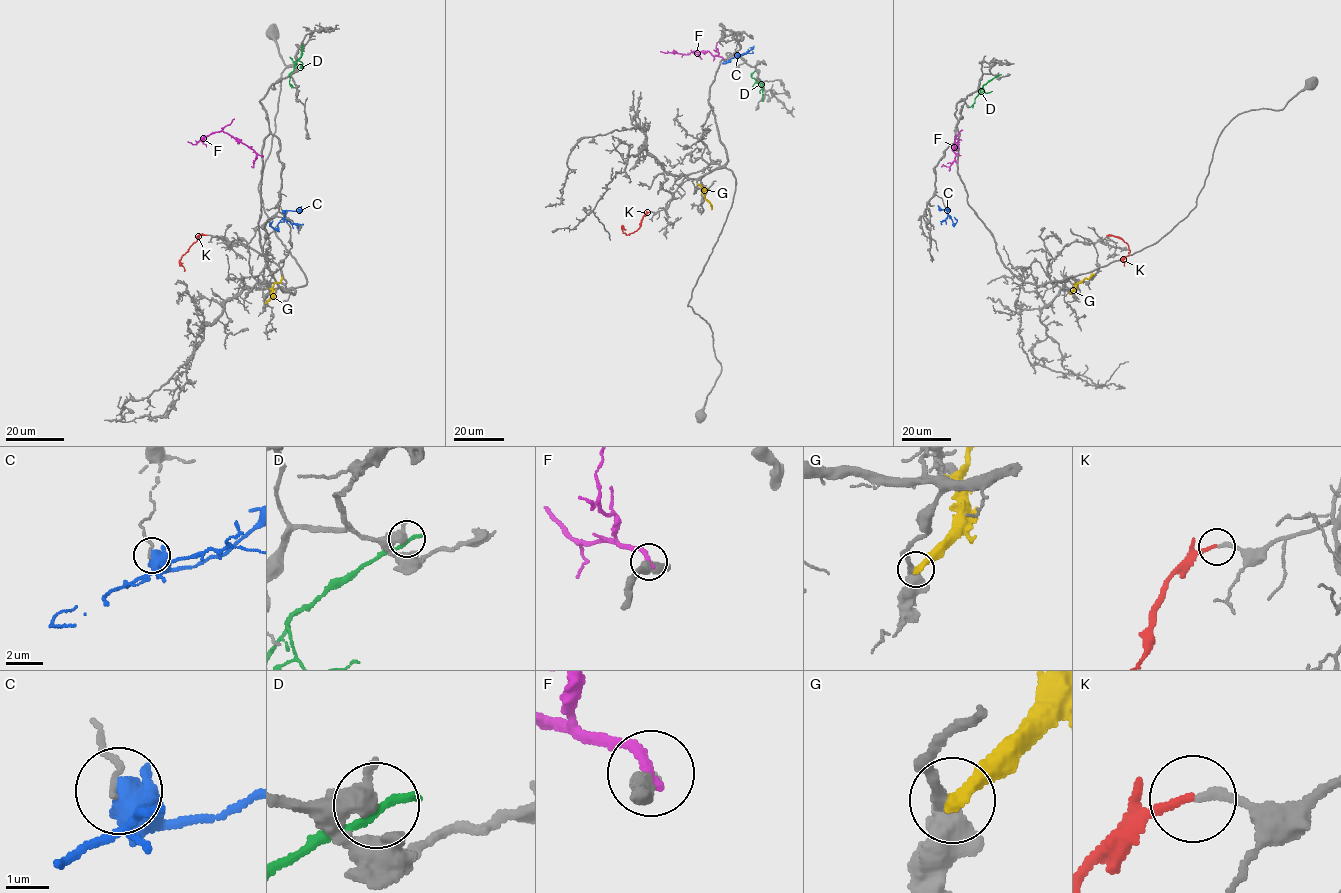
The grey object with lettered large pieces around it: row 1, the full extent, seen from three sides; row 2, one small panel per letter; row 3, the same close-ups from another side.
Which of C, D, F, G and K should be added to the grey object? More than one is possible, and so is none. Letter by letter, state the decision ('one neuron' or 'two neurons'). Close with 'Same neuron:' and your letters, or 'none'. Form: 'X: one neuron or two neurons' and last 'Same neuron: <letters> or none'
C: two neurons
D: two neurons
F: two neurons
G: two neurons
K: one neuron
Same neuron: K

